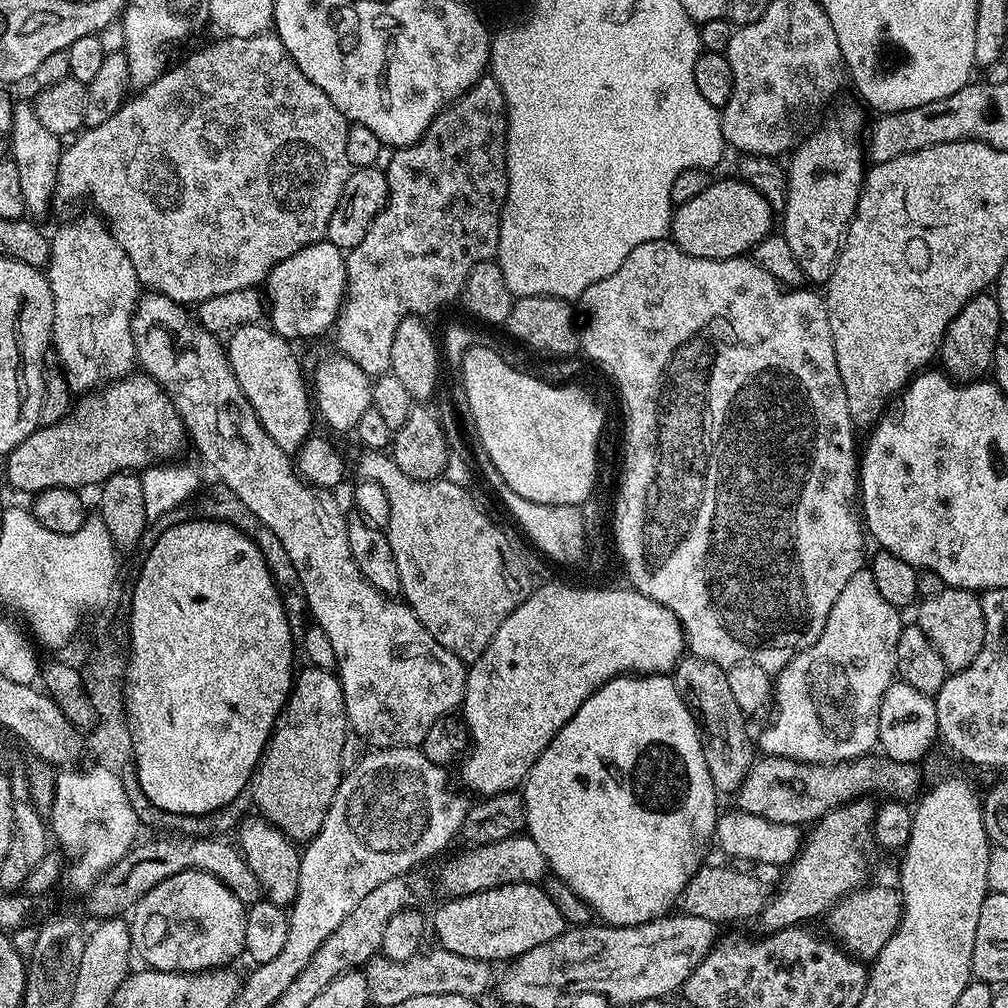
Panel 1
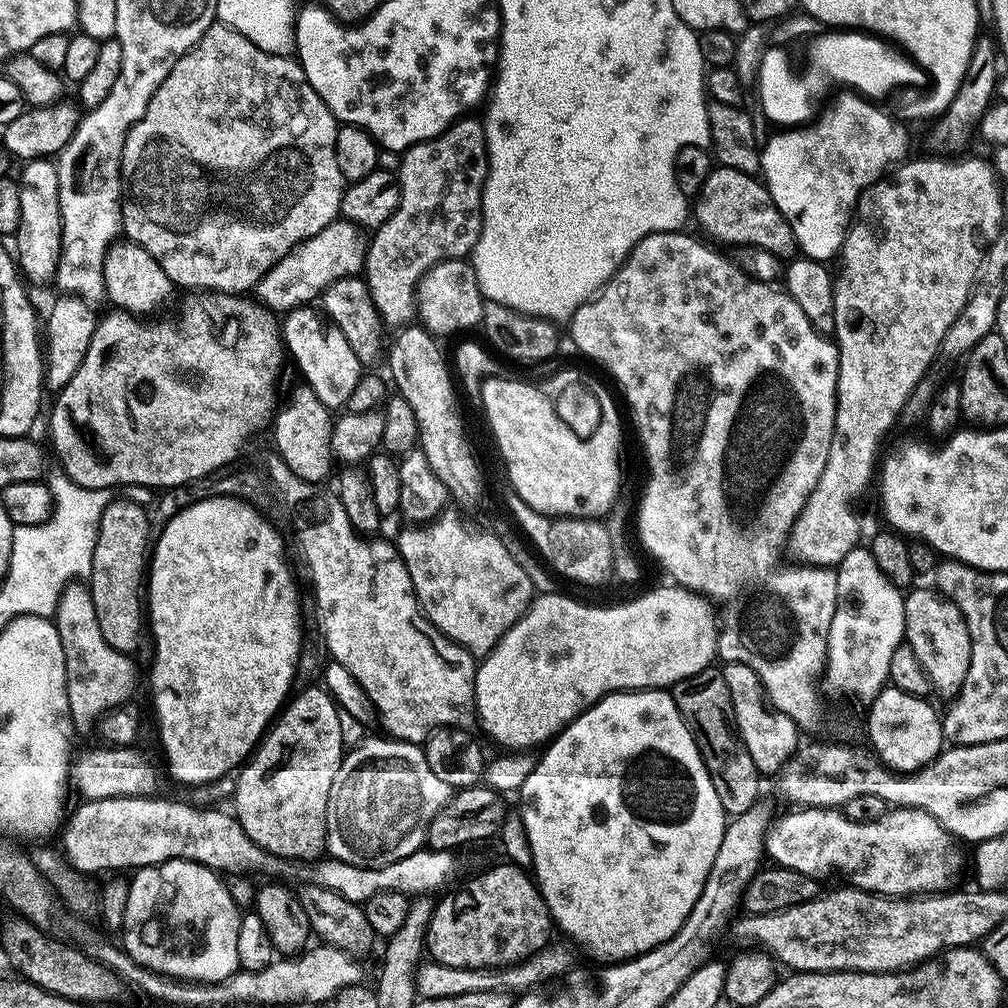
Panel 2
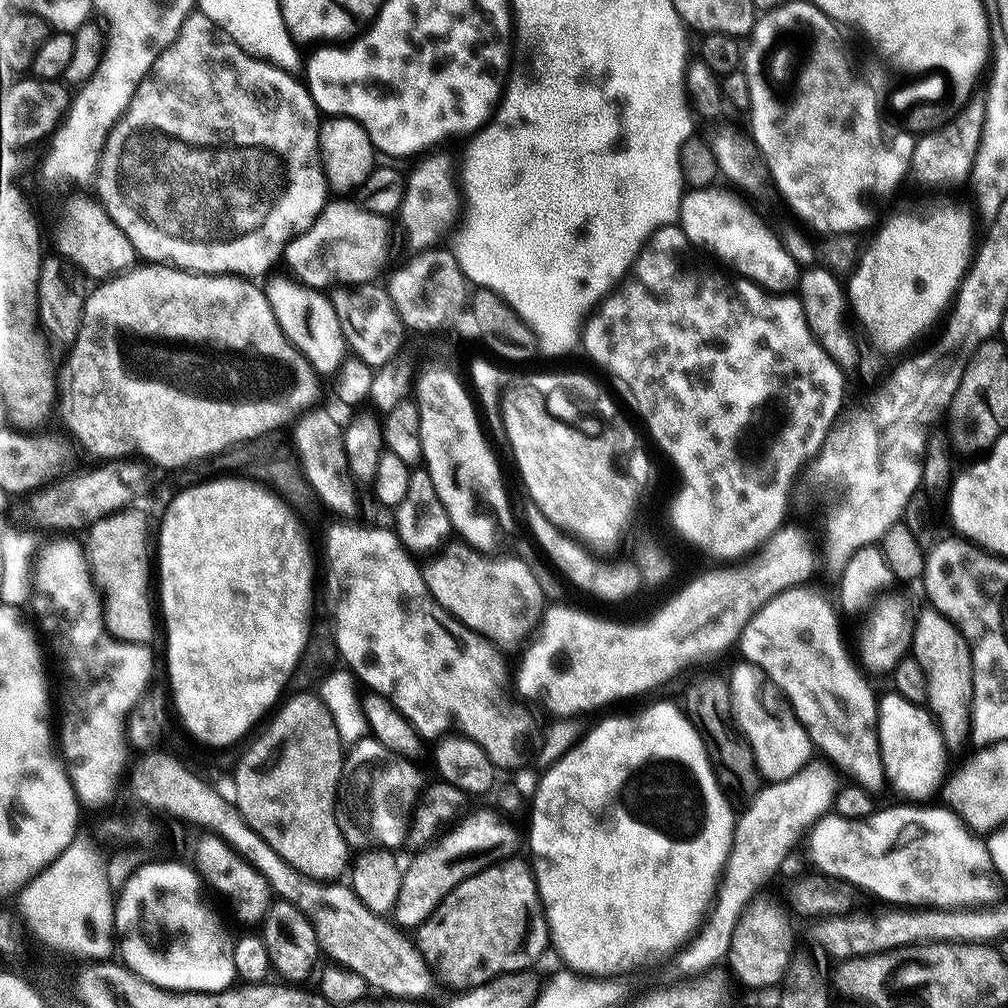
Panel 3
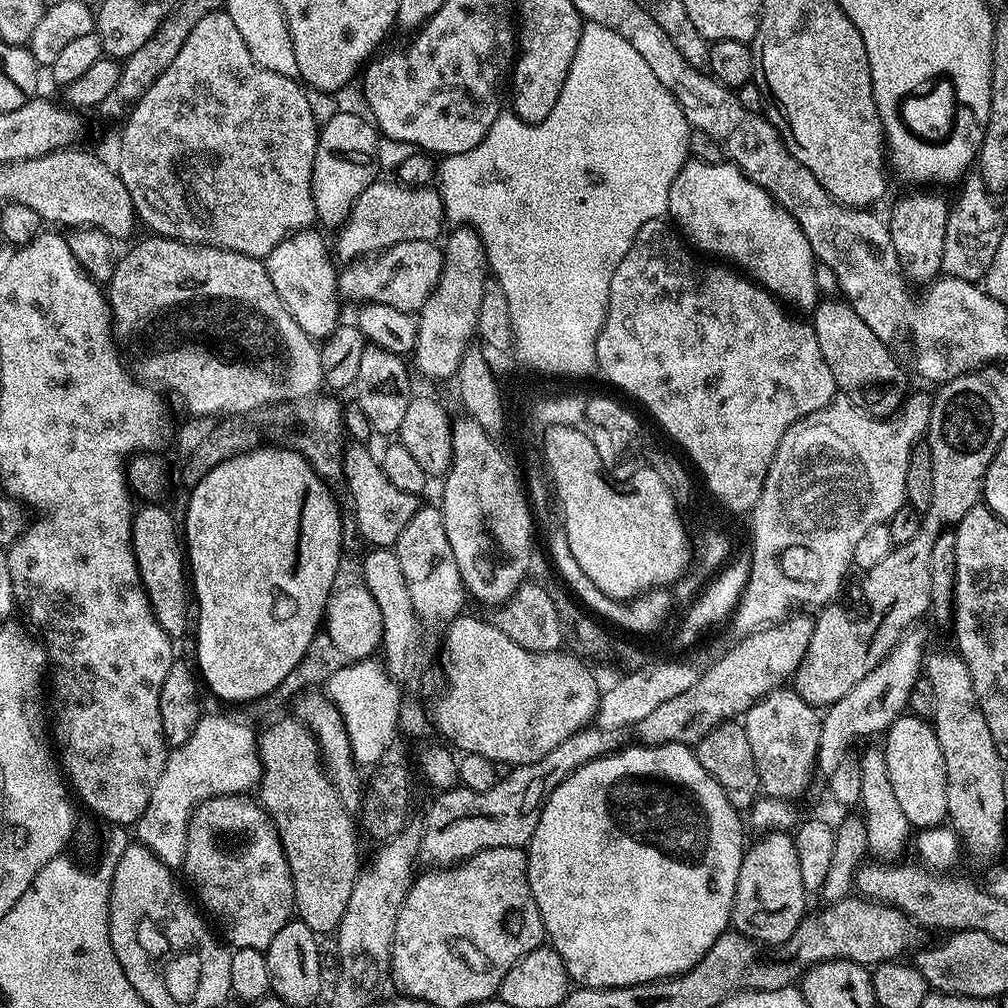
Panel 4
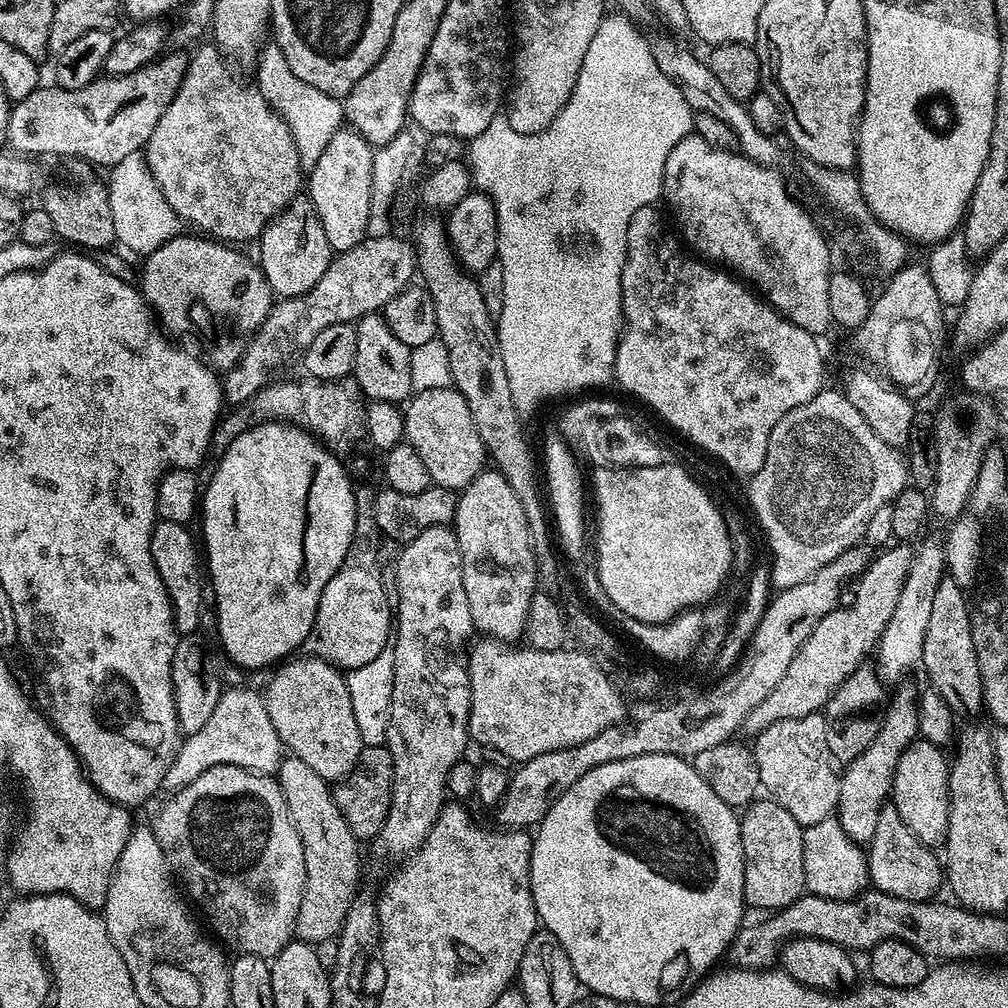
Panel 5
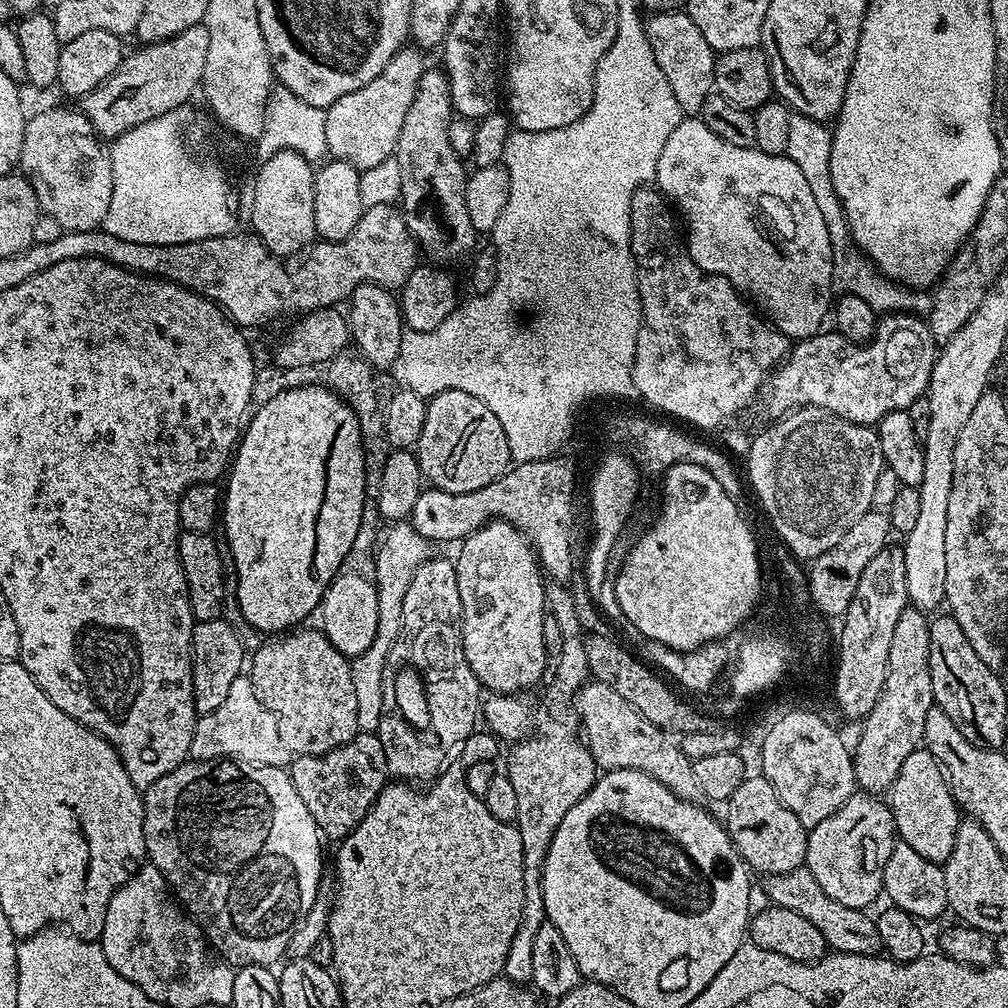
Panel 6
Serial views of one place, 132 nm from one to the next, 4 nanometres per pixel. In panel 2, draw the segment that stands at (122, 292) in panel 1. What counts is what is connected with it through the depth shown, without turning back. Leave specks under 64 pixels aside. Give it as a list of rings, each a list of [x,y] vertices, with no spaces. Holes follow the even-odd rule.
[[[76,125],[76,128],[72,132],[72,137],[63,149],[61,149],[58,155],[58,163],[56,165],[58,172],[58,202],[61,203],[61,222],[62,222],[62,238],[61,238],[61,256],[58,262],[56,275],[54,279],[55,286],[57,285],[61,289],[61,293],[69,296],[76,296],[87,302],[97,302],[96,300],[104,300],[106,296],[104,285],[104,263],[108,257],[108,249],[113,244],[117,243],[118,237],[121,235],[121,231],[116,228],[112,228],[112,224],[116,224],[116,220],[112,220],[112,216],[116,216],[116,168],[104,168],[104,156],[96,156],[96,144],[92,144],[92,136],[84,136],[84,128]]]

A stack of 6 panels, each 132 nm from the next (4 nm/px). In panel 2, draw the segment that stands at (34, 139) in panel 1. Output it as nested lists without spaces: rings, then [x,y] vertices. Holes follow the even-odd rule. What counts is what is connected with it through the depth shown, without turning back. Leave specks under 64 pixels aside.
[[[48,158],[29,160],[23,165],[22,176],[18,178],[21,219],[19,229],[14,233],[14,252],[21,273],[38,284],[51,283],[55,279],[61,256],[61,203],[58,202],[56,165],[55,161]]]

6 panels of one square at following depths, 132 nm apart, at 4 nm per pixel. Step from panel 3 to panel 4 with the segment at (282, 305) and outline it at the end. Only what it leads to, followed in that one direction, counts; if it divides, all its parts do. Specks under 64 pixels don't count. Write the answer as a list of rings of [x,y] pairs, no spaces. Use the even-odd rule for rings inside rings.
[[[316,230],[293,232],[262,261],[275,290],[278,290],[278,298],[282,298],[294,322],[298,322],[298,326],[313,341],[327,340],[342,320],[337,291],[338,268],[335,268],[337,265],[330,255],[329,241],[327,244]]]

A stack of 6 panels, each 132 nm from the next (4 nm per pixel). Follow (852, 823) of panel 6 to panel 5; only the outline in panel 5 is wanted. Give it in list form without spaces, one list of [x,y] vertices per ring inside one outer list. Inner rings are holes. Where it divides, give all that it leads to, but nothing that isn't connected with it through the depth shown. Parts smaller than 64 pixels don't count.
[[[829,818],[804,828],[804,886],[813,896],[827,900],[854,900],[869,887],[868,857],[865,849],[854,843],[842,830],[839,819]]]

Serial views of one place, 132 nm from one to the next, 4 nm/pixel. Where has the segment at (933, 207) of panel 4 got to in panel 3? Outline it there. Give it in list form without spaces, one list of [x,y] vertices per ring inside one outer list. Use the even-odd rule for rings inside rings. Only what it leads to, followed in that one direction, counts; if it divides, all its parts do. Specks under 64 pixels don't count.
[[[973,95],[953,120],[946,122],[938,130],[923,133],[914,146],[911,179],[916,179],[924,188],[956,188],[959,184],[967,185],[978,152],[979,138],[982,137],[983,110],[983,95]]]

